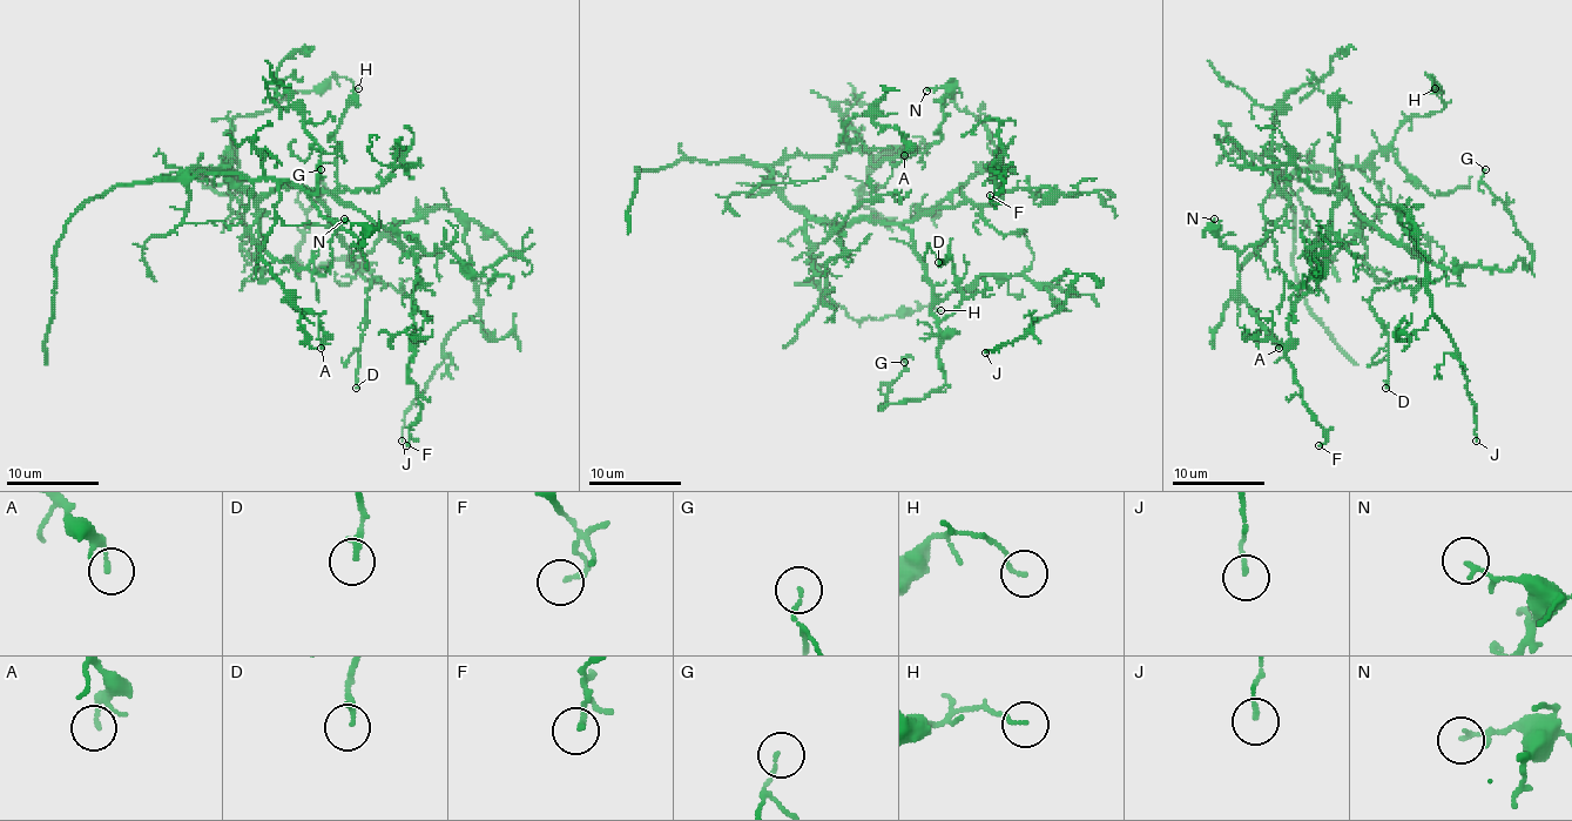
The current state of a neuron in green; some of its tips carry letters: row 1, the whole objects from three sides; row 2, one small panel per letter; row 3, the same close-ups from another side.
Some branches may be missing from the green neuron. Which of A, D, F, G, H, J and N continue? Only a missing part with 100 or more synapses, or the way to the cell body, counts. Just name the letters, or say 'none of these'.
none of these

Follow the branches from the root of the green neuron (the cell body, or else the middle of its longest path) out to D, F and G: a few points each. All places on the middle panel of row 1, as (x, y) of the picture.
D: (892, 224), (911, 234), (940, 322), (962, 294), (950, 246), (938, 262)
F: (892, 224), (962, 201), (994, 203), (997, 162), (992, 169), (1004, 188), (992, 201), (990, 195)
G: (892, 224), (911, 234), (913, 253), (924, 267), (945, 383), (922, 398), (881, 408), (904, 362)

